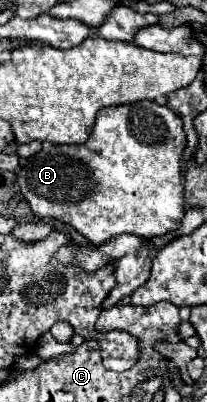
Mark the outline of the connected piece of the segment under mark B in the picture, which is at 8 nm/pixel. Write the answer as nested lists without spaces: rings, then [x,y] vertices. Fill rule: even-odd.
[[[138,101],[128,105],[104,107],[96,115],[92,135],[82,145],[52,145],[48,151],[20,159],[16,183],[28,201],[32,213],[40,219],[56,219],[82,233],[94,247],[112,237],[134,233],[138,237],[156,237],[176,231],[184,217],[184,185],[182,185],[182,153],[186,133],[182,119],[164,105],[154,101]]]

